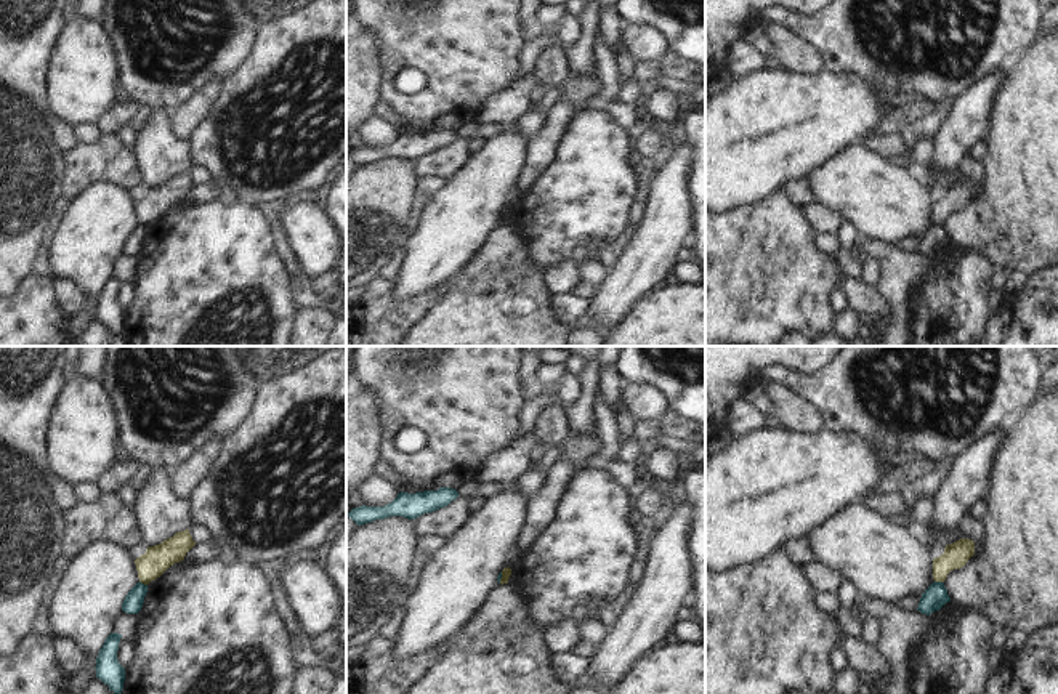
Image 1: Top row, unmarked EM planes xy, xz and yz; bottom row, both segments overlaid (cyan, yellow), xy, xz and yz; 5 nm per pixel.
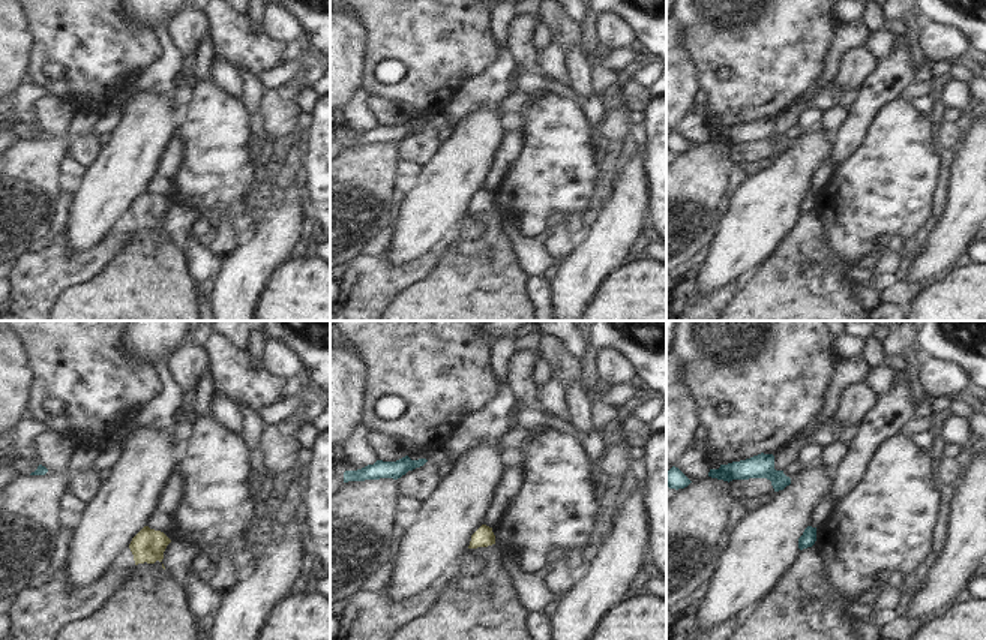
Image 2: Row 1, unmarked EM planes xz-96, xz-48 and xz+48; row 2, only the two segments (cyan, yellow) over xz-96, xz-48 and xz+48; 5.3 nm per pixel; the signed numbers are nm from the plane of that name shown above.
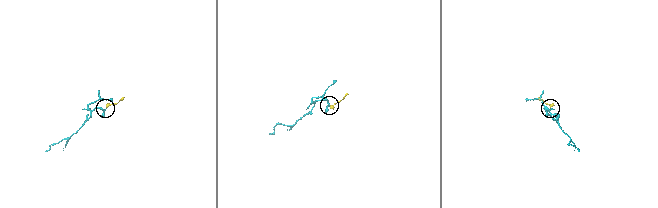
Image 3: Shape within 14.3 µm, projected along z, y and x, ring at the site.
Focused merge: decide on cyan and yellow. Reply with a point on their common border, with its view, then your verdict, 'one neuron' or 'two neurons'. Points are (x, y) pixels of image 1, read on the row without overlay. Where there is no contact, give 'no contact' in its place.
xy (143, 225) | two neurons

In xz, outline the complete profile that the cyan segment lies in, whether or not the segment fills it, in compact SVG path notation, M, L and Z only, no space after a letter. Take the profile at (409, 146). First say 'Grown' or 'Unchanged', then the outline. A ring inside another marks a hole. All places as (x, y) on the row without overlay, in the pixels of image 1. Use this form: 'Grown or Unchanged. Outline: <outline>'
Unchanged. Outline: M441 128L438 131L425 131L417 135L399 133L398 138L385 147L357 147L353 149L348 157L357 165L367 165L375 160L385 160L390 157L404 157L415 160L425 154L436 152L447 147L458 138L458 133L450 128Z

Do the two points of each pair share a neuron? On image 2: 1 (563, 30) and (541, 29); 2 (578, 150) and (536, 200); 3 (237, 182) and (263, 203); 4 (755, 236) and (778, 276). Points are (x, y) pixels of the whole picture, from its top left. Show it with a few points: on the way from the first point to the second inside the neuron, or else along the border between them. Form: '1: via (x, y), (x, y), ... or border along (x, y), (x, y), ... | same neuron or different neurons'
1: border along (536, 15), (545, 21), (551, 35) | different neurons
2: via (566, 162), (541, 188) | same neuron
3: border along (255, 192), (252, 197) | different neurons
4: border along (790, 231), (784, 242), (742, 282) | different neurons

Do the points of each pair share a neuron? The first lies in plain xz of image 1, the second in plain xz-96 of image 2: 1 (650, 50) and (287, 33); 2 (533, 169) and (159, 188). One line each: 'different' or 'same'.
1: same
2: same

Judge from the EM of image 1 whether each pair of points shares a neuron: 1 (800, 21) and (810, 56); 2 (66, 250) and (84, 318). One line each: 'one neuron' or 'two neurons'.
1: two neurons
2: one neuron

